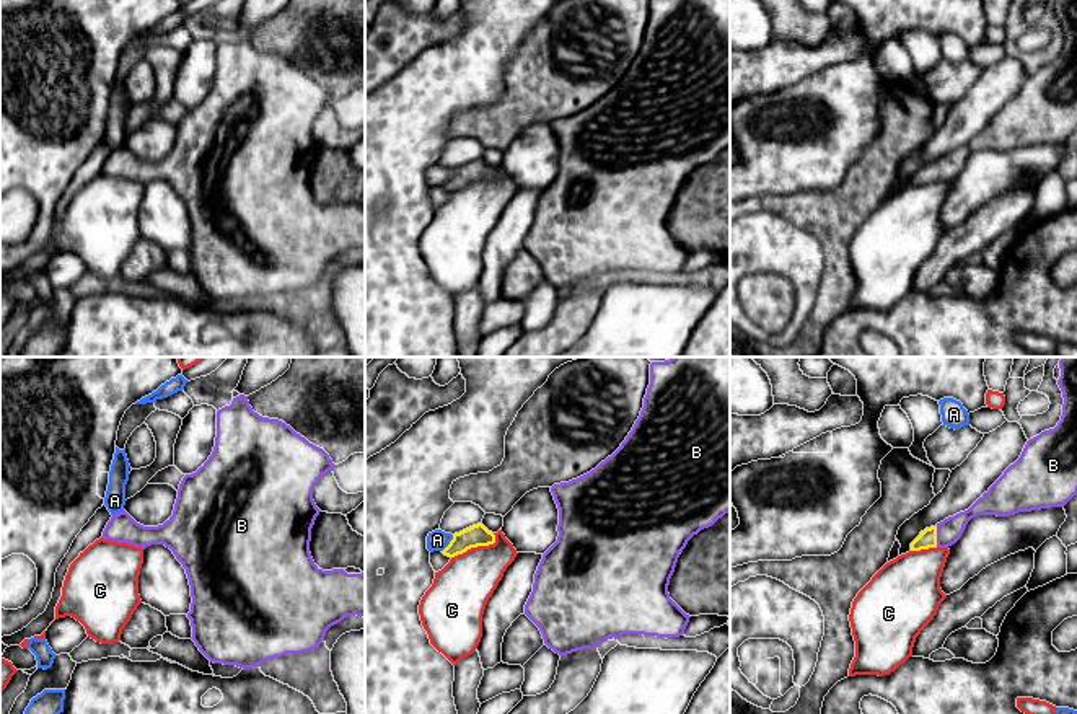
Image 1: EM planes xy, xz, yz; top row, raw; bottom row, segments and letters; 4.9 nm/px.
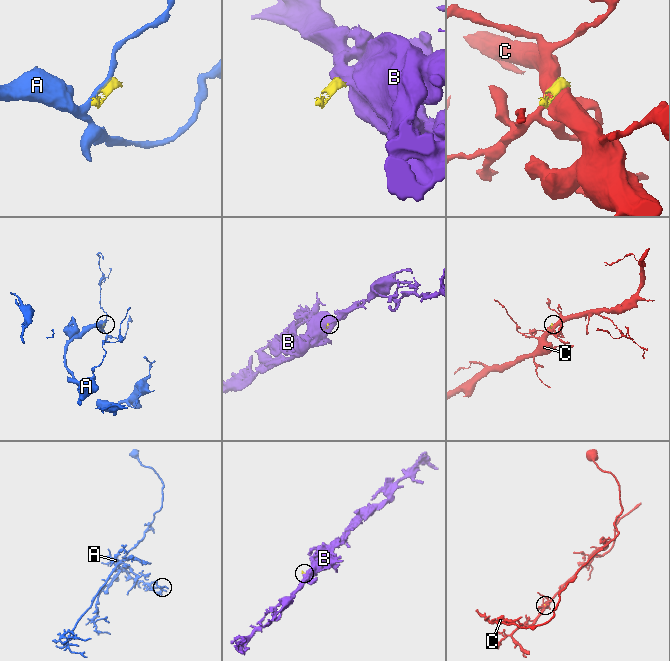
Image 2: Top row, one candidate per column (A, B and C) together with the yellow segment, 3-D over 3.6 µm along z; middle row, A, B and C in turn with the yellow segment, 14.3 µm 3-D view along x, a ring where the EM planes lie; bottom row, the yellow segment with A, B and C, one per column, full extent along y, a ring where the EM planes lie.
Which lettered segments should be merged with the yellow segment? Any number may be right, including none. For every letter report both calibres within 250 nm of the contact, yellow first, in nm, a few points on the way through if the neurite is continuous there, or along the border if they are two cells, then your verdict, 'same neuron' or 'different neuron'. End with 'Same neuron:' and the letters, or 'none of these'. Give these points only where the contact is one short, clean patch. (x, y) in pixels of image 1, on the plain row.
A: 110 nm thick on the yellow side, 100 nm on the other; border along xz (453, 170), (442, 186); different neuron
B: 90 nm thick on the yellow side, 120 nm on the other; same neuron
C: 110 nm thick on the yellow side, 280 nm on the other; border along xz (496, 170), (491, 180), (471, 181), (452, 193); different neuron
Same neuron: B

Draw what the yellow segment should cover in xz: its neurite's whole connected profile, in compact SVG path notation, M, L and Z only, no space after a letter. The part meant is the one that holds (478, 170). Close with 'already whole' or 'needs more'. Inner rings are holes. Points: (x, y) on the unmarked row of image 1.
M482 158L473 160L453 170L450 179L442 186L448 192L466 187L471 183L489 181L495 178L495 170Z; already whole

